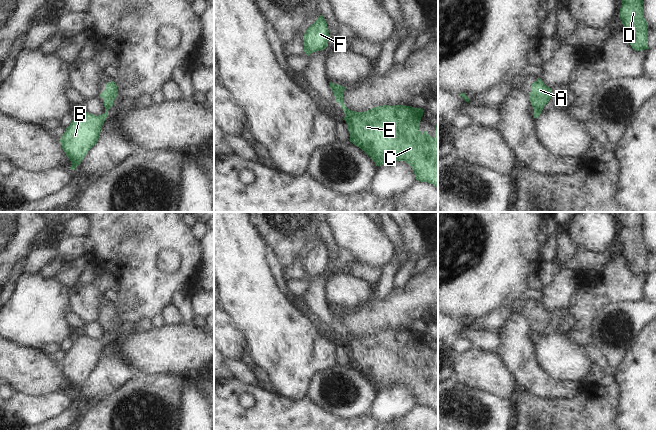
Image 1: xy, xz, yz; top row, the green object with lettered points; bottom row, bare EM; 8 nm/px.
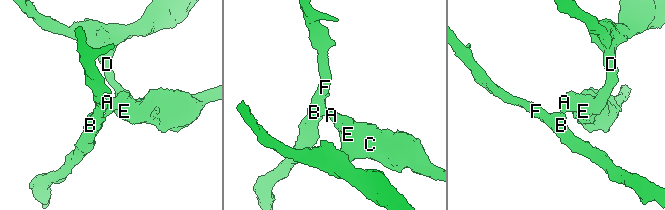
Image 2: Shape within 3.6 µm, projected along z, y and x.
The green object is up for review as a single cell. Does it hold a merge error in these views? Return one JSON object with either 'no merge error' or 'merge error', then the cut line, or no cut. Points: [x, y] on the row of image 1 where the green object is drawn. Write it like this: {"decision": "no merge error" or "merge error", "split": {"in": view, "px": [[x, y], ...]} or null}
{"decision": "merge error", "split": {"in": "xz", "px": [[341, 86], [330, 87]]}}

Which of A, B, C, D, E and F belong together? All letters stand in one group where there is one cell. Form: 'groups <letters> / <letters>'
groups A C D E / B F

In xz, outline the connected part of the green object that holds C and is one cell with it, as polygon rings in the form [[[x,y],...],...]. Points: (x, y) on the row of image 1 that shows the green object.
[[[329,83],[336,102],[345,113],[344,120],[348,125],[350,142],[362,149],[376,164],[381,166],[392,161],[408,163],[420,182],[428,182],[438,187],[438,123],[436,137],[431,137],[427,131],[422,134],[420,121],[424,110],[406,105],[384,105],[373,107],[365,112],[351,111],[343,103],[345,87],[334,87]]]

